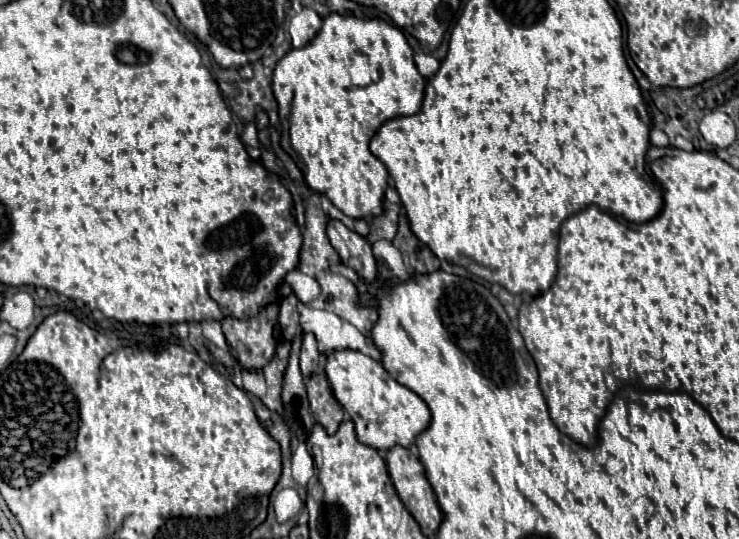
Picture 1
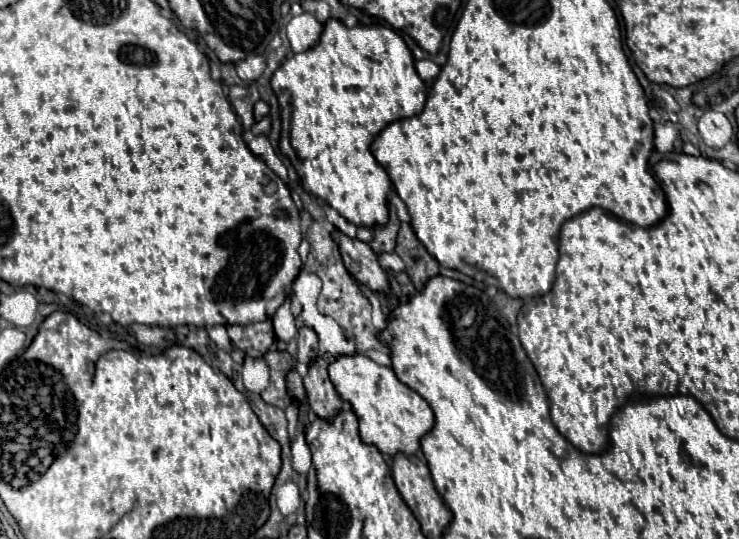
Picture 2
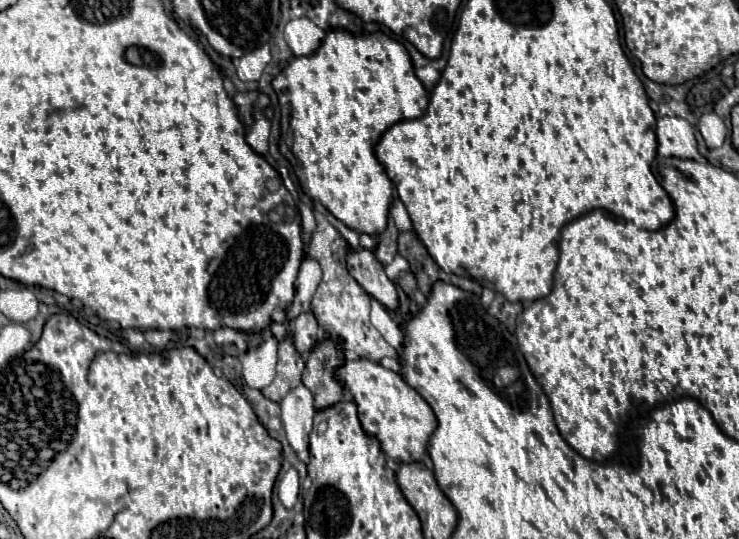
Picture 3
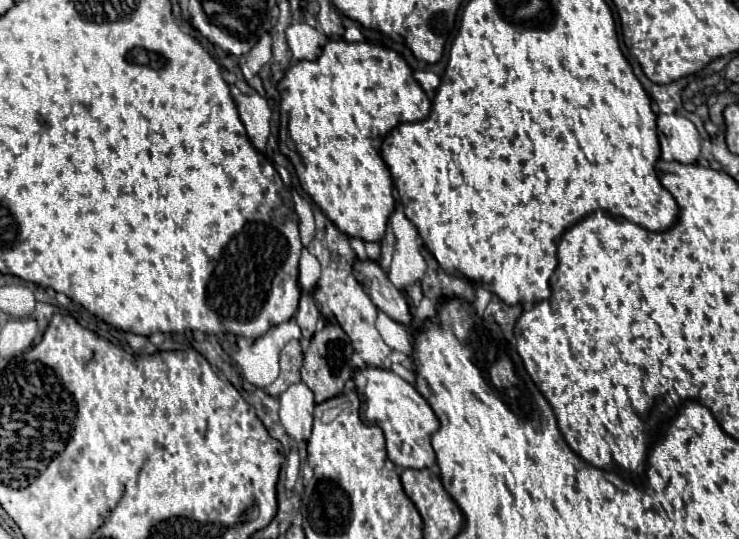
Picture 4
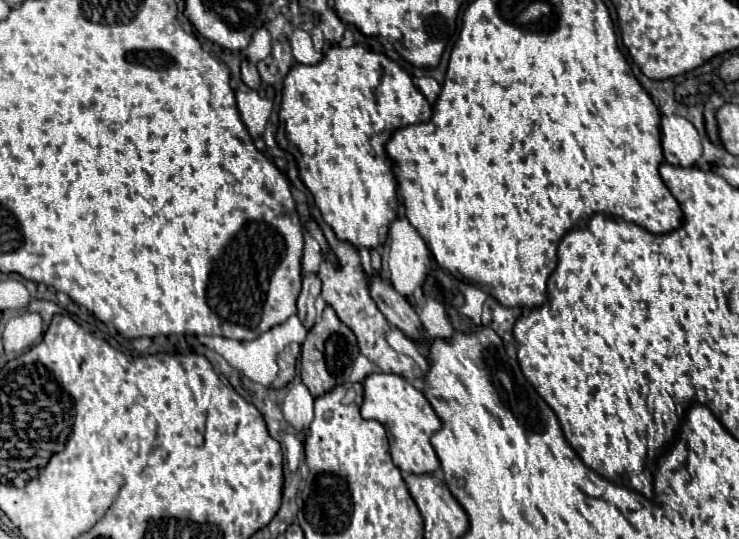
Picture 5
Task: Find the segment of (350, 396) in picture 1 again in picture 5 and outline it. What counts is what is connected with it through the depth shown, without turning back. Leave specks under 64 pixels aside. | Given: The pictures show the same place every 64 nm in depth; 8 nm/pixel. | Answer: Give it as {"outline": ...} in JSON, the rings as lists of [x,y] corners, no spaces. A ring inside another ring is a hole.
{"outline":[[[370,374],[364,380],[364,402],[362,416],[378,420],[386,432],[390,442],[390,454],[394,464],[406,474],[432,474],[440,462],[430,444],[430,436],[440,430],[442,422],[426,396],[418,392],[408,380],[392,374]]]}

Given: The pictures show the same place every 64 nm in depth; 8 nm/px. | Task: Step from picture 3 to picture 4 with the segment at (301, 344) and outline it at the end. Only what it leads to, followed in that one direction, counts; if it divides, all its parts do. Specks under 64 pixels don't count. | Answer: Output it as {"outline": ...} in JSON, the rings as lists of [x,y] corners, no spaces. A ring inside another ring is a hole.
{"outline":[[[316,286],[300,296],[300,306],[296,312],[296,322],[302,328],[304,338],[308,338],[308,340],[312,338],[312,332],[316,332],[316,328],[318,328],[318,310],[316,310],[316,302],[314,302],[314,290],[316,290]]]}

